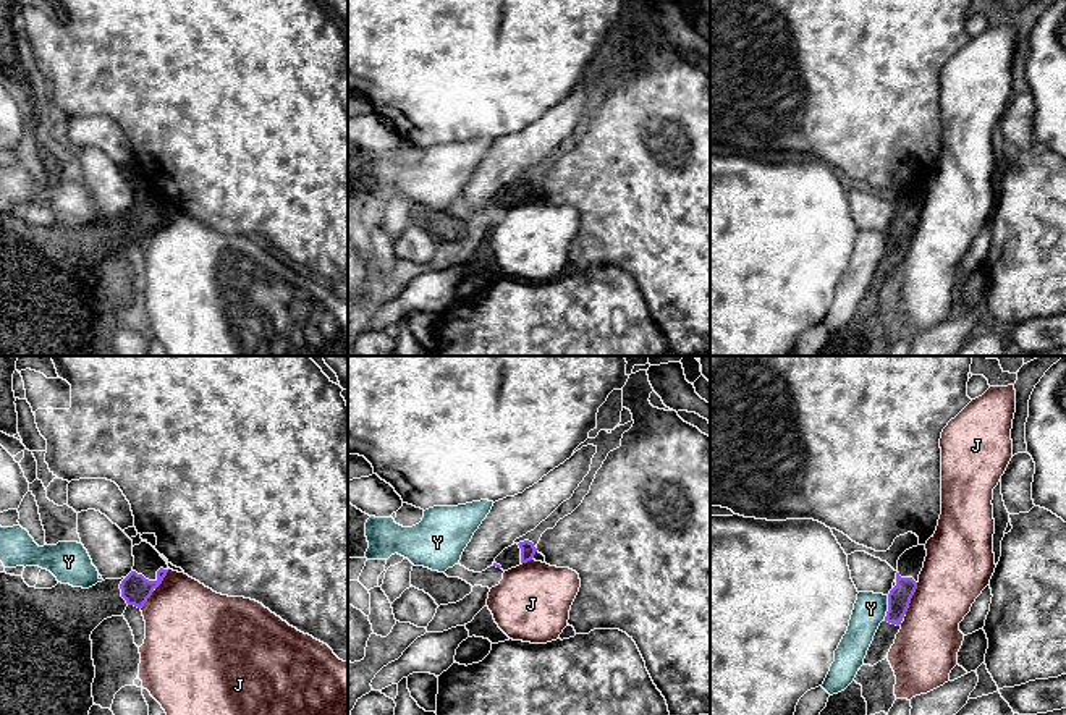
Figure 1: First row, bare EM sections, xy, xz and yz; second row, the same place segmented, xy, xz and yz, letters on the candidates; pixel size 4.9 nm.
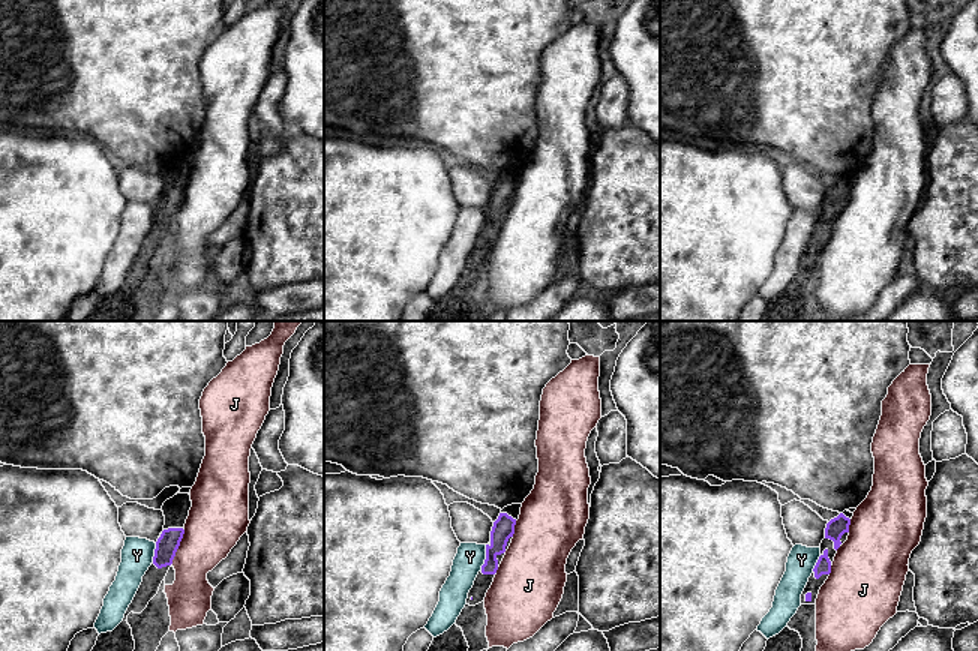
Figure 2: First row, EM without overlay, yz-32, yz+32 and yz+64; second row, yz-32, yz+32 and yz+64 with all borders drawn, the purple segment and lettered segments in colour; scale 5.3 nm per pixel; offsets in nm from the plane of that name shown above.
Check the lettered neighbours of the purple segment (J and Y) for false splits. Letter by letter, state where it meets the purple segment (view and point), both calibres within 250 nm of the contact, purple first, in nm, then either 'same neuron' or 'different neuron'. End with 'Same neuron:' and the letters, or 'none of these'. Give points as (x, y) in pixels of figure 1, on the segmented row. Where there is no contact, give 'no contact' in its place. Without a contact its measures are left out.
J: xy (156, 588) | 150/440 nm | different neuron
Y: yz (888, 607) | 110/160 nm | different neuron
Same neuron: none of these

